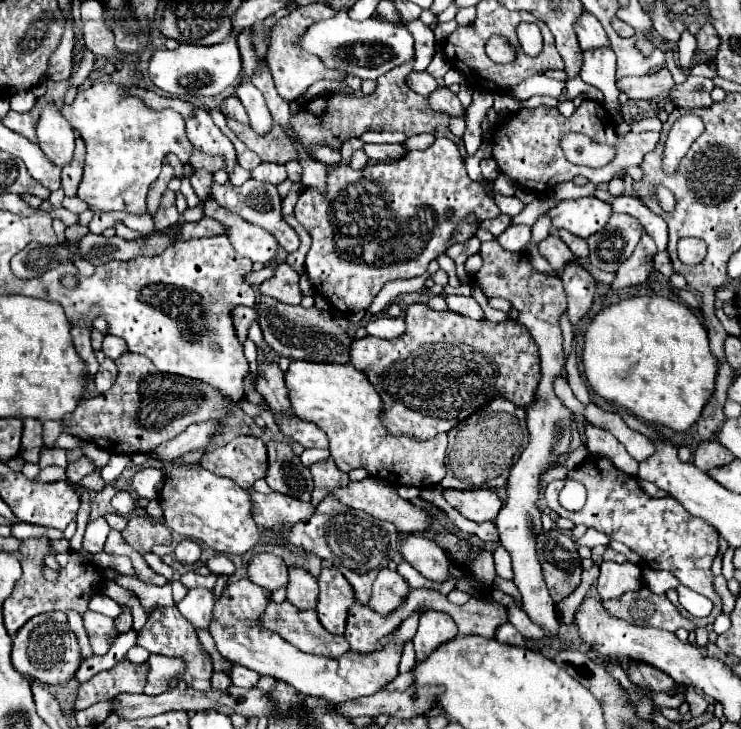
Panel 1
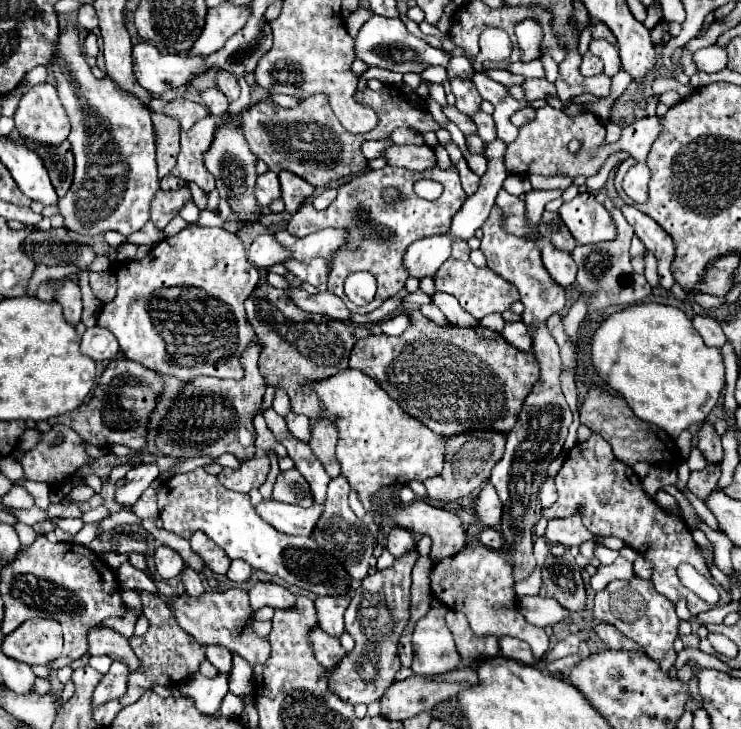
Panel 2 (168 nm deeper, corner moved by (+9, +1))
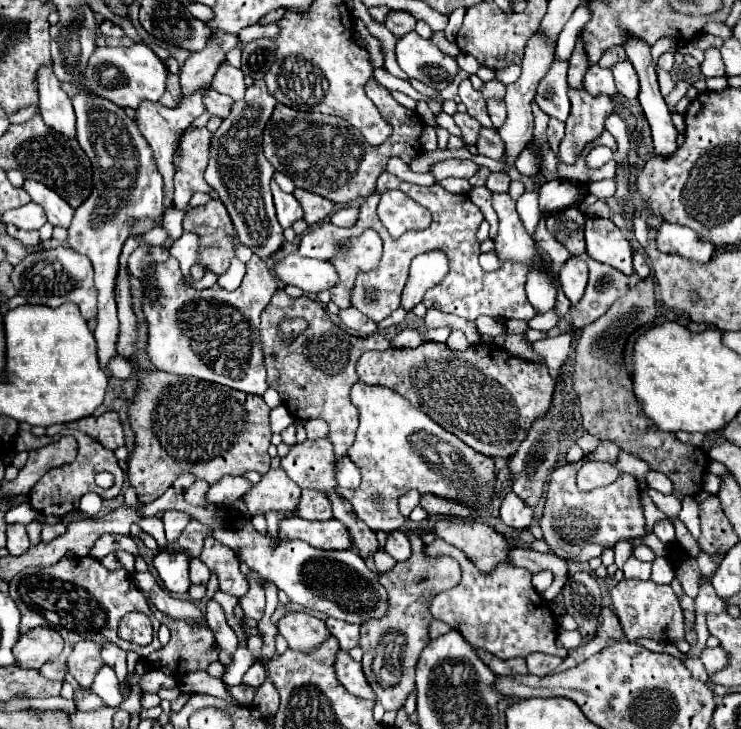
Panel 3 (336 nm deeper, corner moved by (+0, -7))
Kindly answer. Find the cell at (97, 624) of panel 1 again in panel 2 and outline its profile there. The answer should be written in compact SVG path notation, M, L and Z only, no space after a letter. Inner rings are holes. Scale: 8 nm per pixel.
M95 626L89 630L87 640L89 640L91 654L103 654L103 656L109 656L111 660L119 660L129 668L129 672L137 672L137 668L141 668L141 662L133 654L127 638L123 638L121 634L109 628Z

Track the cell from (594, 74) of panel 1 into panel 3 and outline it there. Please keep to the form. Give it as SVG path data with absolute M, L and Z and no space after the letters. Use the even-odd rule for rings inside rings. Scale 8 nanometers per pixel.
M594 64L594 66L588 68L588 72L586 72L586 76L584 76L584 88L586 88L592 96L598 96L598 94L614 96L614 94L616 94L612 72L606 70L606 68L600 68L598 64Z

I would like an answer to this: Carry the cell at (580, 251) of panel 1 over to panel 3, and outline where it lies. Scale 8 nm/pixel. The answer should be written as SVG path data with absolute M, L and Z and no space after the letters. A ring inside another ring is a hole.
M570 206L558 214L550 214L546 228L550 228L550 234L564 244L572 256L584 254L584 214L580 210Z

